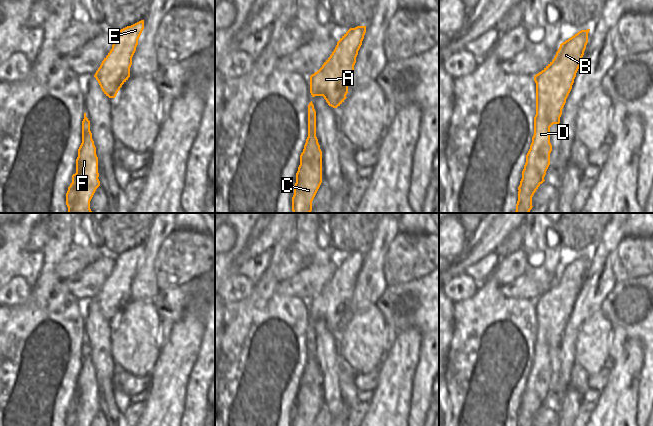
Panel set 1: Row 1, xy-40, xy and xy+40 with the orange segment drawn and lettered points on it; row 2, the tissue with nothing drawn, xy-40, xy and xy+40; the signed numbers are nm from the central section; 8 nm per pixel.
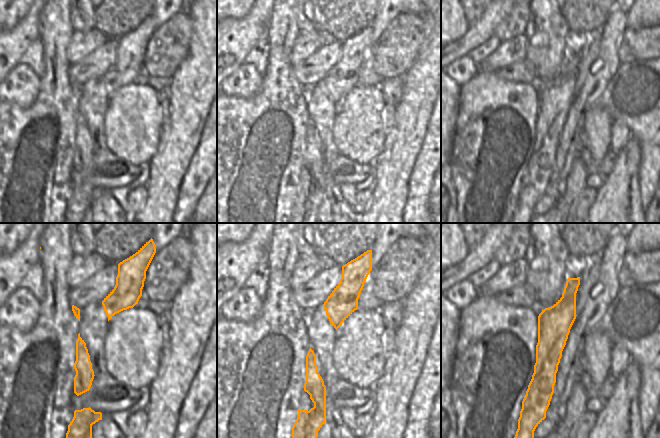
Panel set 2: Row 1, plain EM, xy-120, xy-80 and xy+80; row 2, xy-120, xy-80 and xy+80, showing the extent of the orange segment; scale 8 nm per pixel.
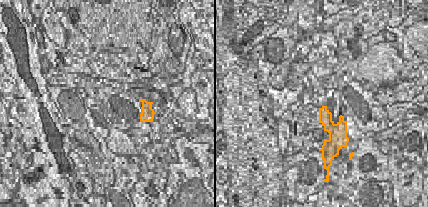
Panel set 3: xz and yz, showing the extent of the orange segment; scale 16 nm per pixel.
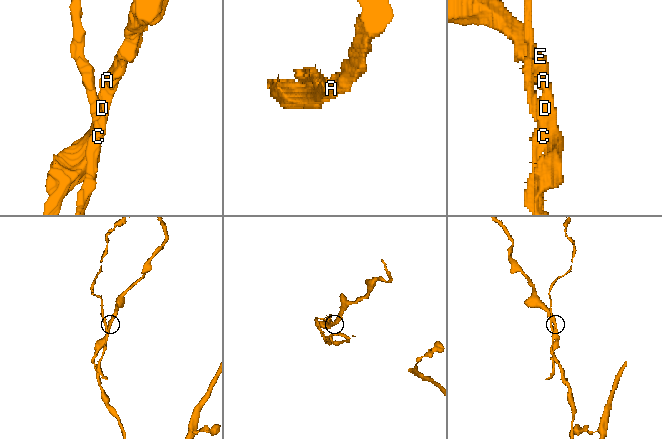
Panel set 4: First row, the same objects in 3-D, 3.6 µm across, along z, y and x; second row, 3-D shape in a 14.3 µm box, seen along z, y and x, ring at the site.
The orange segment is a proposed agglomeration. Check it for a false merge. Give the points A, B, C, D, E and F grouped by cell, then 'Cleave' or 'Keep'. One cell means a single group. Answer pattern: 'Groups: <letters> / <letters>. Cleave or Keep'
Groups: A B D E / C F. Cleave.

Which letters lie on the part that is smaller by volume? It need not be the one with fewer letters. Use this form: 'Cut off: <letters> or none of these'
Cut off: C, F

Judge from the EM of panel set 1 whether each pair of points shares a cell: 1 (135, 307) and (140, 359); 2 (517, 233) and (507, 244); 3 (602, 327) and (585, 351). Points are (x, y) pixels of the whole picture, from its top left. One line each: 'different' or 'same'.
1: same
2: same
3: same

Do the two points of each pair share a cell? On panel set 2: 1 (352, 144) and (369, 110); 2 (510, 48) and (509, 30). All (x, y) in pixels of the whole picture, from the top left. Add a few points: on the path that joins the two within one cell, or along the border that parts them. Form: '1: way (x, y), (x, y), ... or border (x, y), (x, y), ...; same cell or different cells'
1: way (358, 136), (359, 120), (361, 118); same cell
2: border (523, 33), (502, 42); different cells

